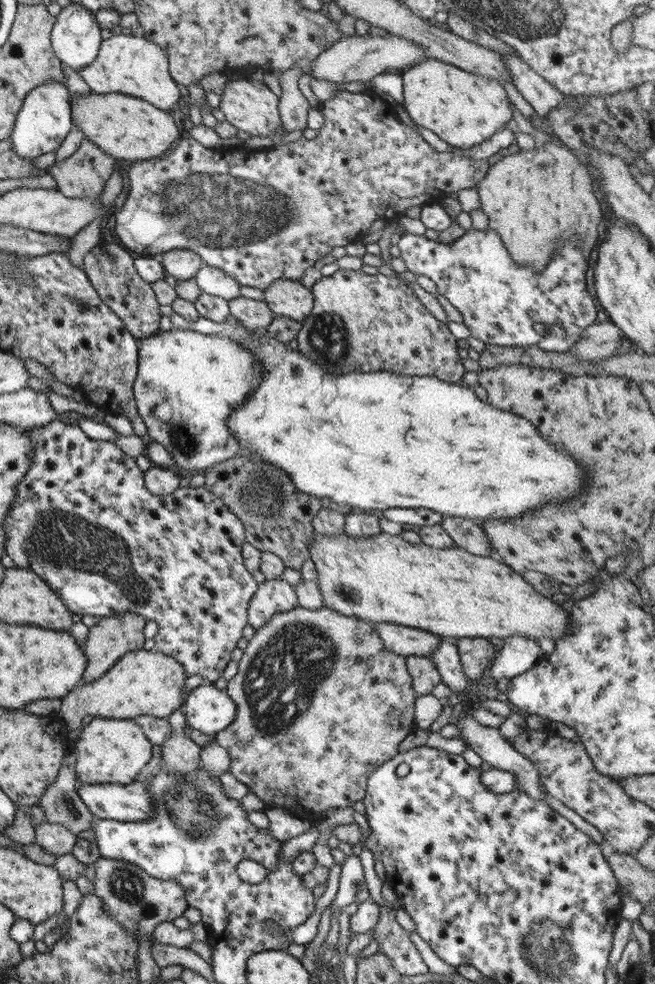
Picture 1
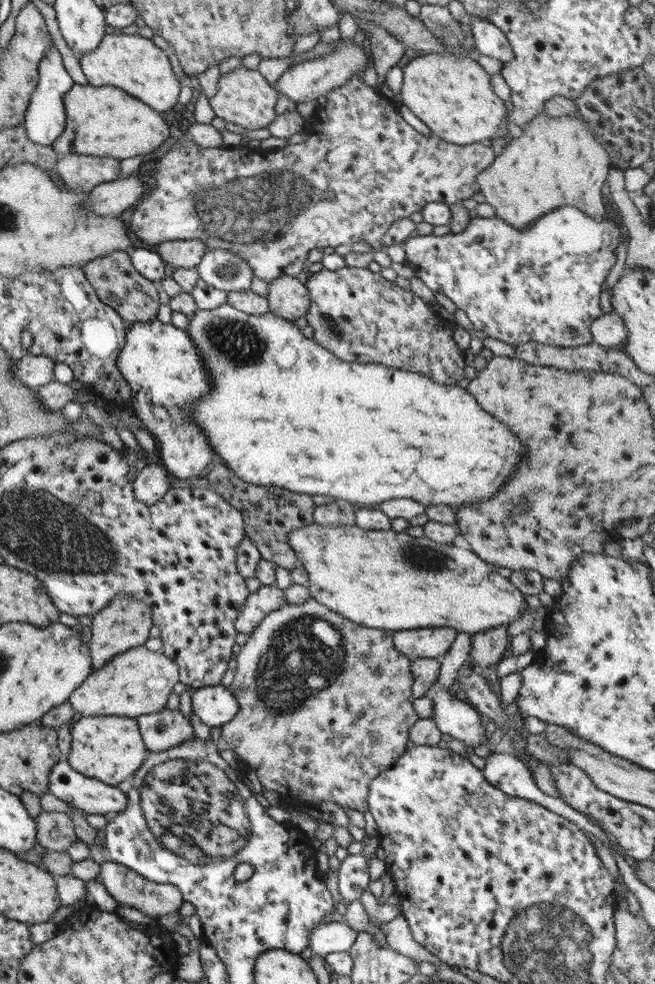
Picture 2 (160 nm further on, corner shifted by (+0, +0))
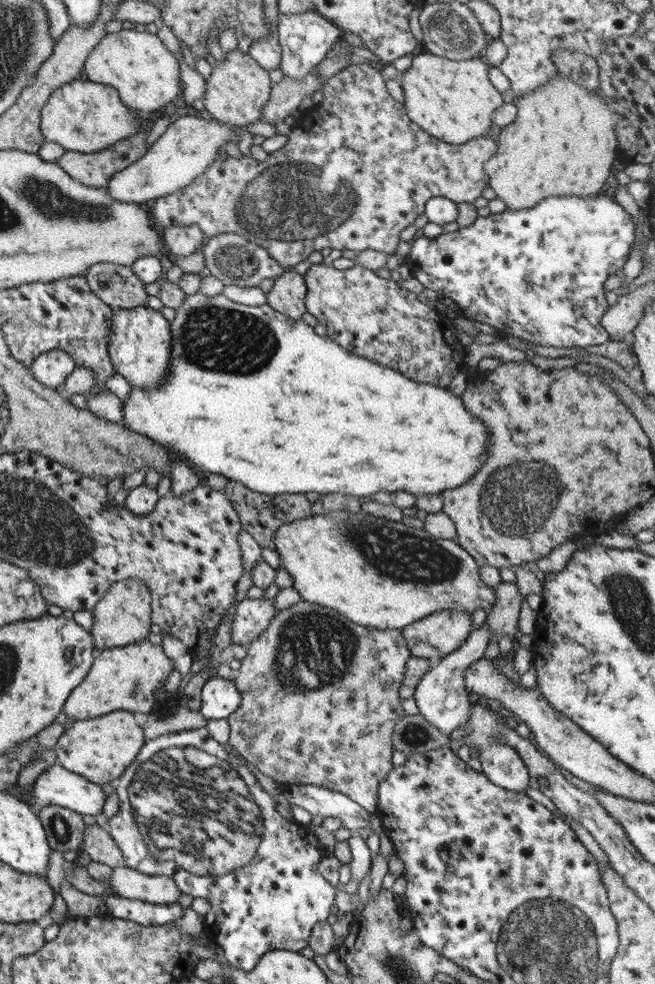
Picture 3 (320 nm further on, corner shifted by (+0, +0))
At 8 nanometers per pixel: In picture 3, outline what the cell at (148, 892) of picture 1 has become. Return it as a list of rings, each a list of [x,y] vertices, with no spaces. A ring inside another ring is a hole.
[[[125,866],[112,868],[109,884],[119,897],[149,904],[177,903],[181,893],[169,877],[144,875]]]

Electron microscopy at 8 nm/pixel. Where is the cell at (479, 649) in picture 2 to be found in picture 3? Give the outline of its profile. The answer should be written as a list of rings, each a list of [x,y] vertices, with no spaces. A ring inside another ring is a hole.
[[[499,583],[495,588],[495,604],[486,612],[485,622],[490,635],[488,642],[497,642],[503,635],[518,636],[517,618],[521,608],[521,594],[515,583]]]

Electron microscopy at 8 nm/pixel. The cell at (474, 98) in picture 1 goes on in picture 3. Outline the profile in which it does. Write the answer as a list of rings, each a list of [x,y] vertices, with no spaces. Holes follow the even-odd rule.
[[[417,50],[409,69],[398,80],[403,90],[403,105],[407,117],[423,132],[446,141],[447,144],[463,144],[475,136],[481,136],[491,126],[493,110],[503,104],[501,93],[487,80],[488,68],[481,57],[455,61]]]

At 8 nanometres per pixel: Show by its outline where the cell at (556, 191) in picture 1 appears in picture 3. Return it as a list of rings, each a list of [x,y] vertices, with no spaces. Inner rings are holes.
[[[557,72],[545,86],[535,92],[513,98],[517,116],[511,124],[500,130],[495,154],[491,155],[482,166],[488,176],[488,186],[495,198],[505,204],[506,209],[516,211],[533,208],[541,200],[551,196],[597,196],[608,190],[610,185],[611,162],[617,157],[616,142],[613,134],[613,122],[616,115],[607,102],[597,94],[585,91],[571,78]]]

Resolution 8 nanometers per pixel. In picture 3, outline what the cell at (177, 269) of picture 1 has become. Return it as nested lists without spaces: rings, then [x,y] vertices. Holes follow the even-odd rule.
[[[171,225],[161,232],[168,258],[186,257],[205,244],[204,234],[197,225]]]

